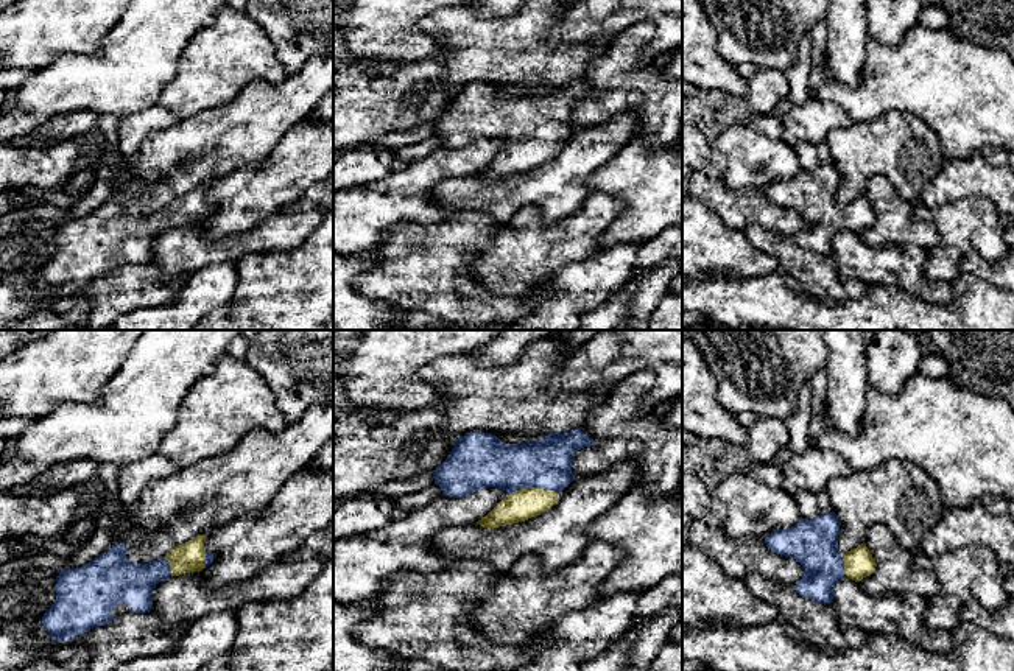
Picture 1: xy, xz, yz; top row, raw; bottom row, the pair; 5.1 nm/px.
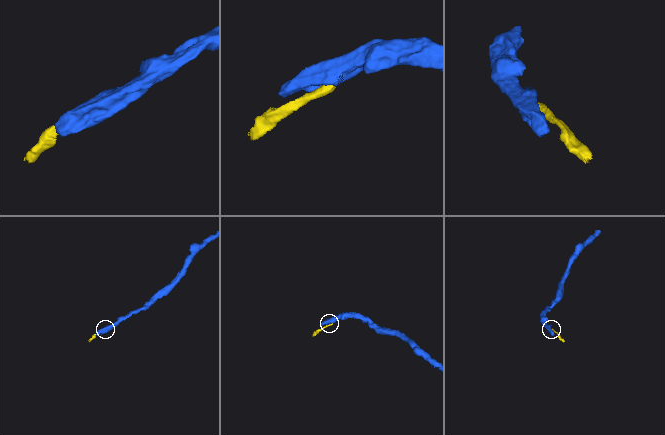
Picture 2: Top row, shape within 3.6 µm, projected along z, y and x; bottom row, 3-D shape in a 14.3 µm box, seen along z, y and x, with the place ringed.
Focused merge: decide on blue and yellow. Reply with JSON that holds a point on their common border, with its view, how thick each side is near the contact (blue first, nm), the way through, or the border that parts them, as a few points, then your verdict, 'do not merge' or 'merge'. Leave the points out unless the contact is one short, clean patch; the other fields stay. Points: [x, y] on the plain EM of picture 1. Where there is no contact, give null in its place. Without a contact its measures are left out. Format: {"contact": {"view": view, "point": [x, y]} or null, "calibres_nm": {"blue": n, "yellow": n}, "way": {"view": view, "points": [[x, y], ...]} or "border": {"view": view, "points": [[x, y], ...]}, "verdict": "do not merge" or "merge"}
{"contact": {"view": "xz", "point": [533, 137]}, "calibres_nm": {"blue": 260, "yellow": 160}, "way": {"view": "xz", "points": [[491, 114], [514, 119], [533, 137], [525, 154]]}, "verdict": "merge"}

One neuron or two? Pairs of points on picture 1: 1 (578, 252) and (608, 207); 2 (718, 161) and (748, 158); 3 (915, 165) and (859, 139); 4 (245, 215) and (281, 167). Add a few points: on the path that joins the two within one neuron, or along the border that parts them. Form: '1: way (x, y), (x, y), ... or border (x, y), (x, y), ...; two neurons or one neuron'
1: way (578, 242), (578, 235), (597, 217); one neuron
2: border (709, 142), (726, 159), (723, 178); two neurons
3: way (901, 151), (894, 145), (873, 145); one neuron
4: way (251, 203), (274, 179); one neuron

